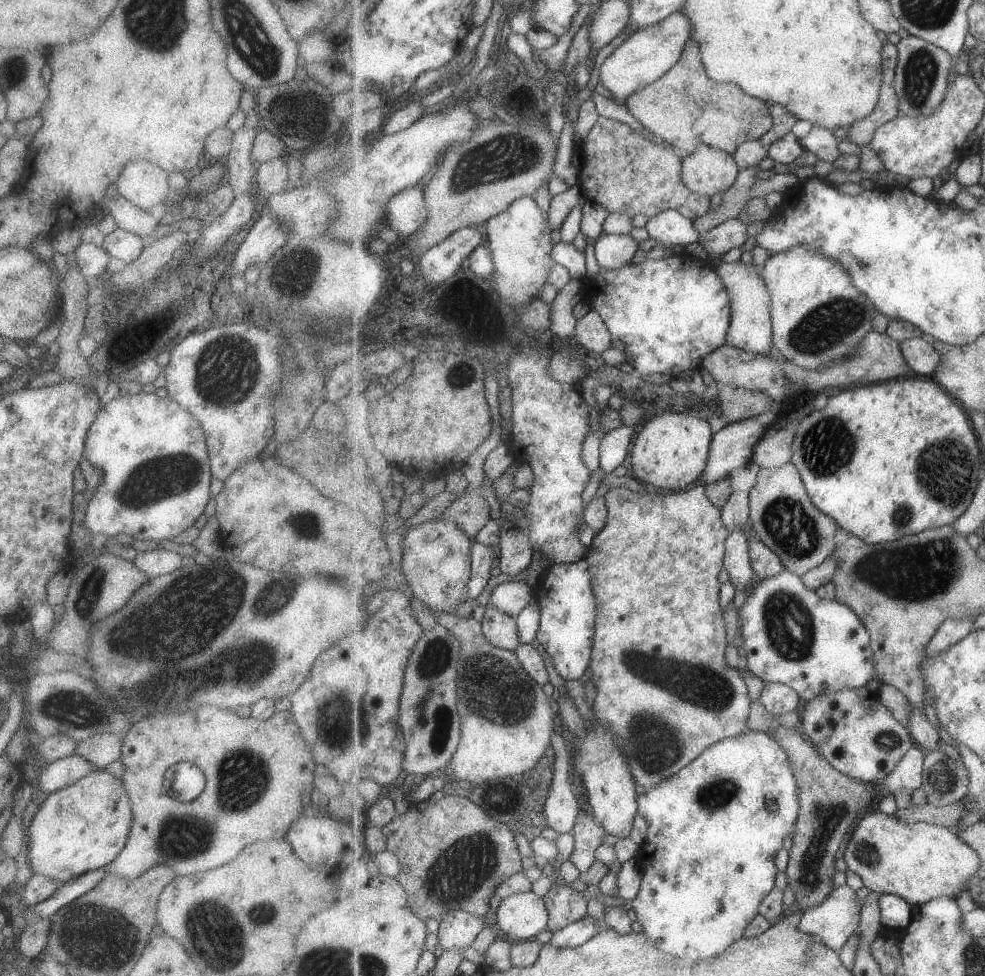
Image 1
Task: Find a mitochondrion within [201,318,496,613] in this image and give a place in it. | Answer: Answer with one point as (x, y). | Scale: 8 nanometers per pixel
(462, 375)

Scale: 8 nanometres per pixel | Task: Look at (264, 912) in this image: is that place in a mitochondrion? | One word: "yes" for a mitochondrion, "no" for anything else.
yes

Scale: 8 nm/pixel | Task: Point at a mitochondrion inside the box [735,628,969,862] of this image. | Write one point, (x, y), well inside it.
(888, 741)

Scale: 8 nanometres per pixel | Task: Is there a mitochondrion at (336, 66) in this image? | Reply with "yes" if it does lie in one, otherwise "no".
no

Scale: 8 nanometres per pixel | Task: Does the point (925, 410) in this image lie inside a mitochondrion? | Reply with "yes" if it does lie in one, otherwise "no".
no

